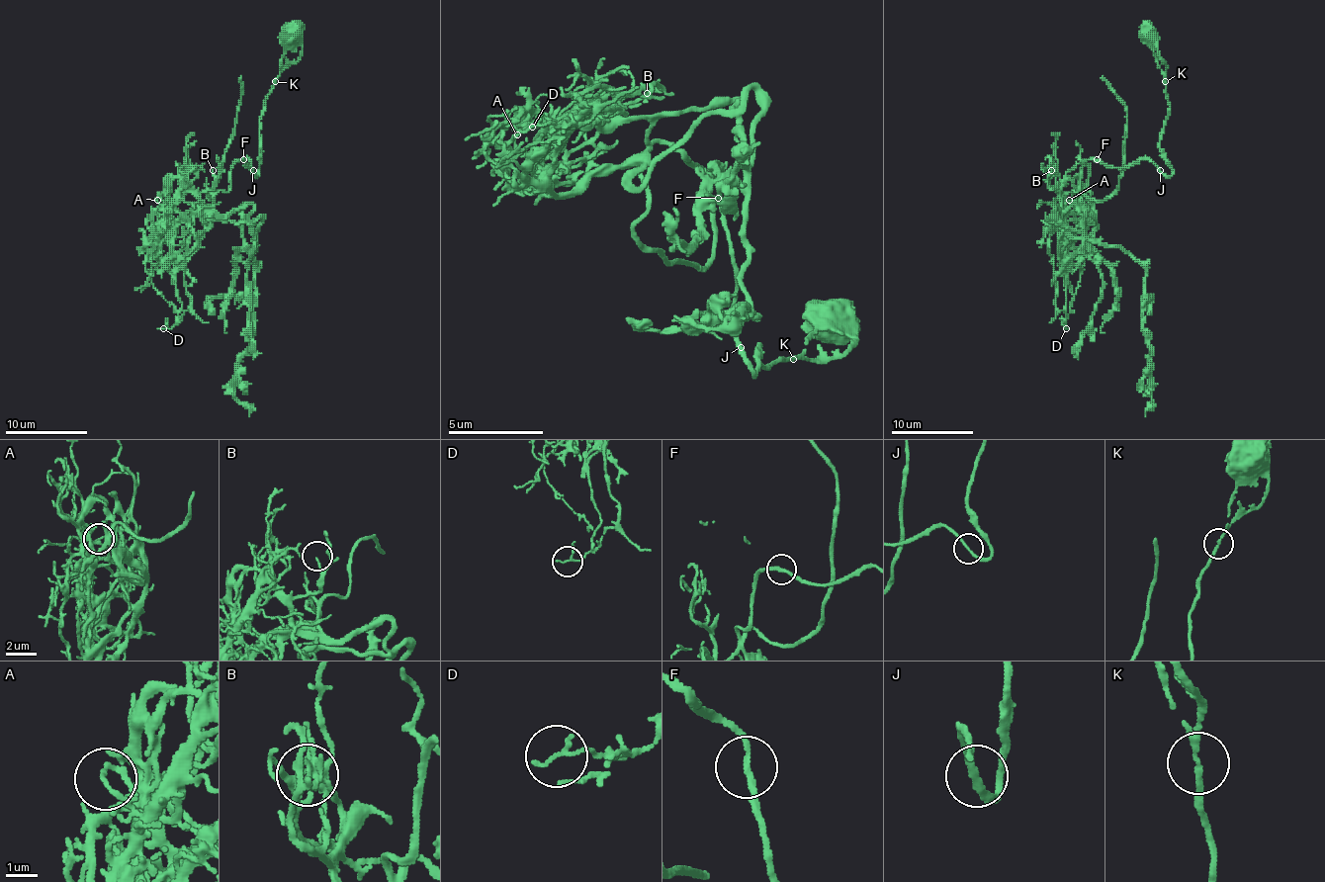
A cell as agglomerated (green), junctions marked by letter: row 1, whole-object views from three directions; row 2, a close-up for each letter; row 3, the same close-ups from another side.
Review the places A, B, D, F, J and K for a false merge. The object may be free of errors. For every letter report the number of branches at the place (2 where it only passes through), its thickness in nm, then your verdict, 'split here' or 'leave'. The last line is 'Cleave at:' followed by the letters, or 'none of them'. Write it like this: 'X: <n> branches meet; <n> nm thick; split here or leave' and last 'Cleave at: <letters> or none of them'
A: 2 branches meet; 110 nm thick; split here
B: 1 branches meet; 110 nm thick; leave
D: 2 branches meet; 120 nm thick; leave
F: 2 branches meet; 180 nm thick; leave
J: 2 branches meet; 200 nm thick; leave
K: 2 branches meet; 160 nm thick; leave
Cleave at: A

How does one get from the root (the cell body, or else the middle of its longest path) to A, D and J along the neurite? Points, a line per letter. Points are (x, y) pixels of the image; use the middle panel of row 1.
A: (652, 145), (652, 127), (642, 117), (584, 112), (566, 132), (551, 117), (542, 127), (523, 127), (518, 135)
D: (652, 145), (642, 117), (594, 127), (575, 117), (566, 132), (551, 122), (532, 127)
J: (652, 145), (656, 140), (675, 145), (718, 184), (718, 212), (733, 240), (737, 274), (733, 336), (742, 345)

